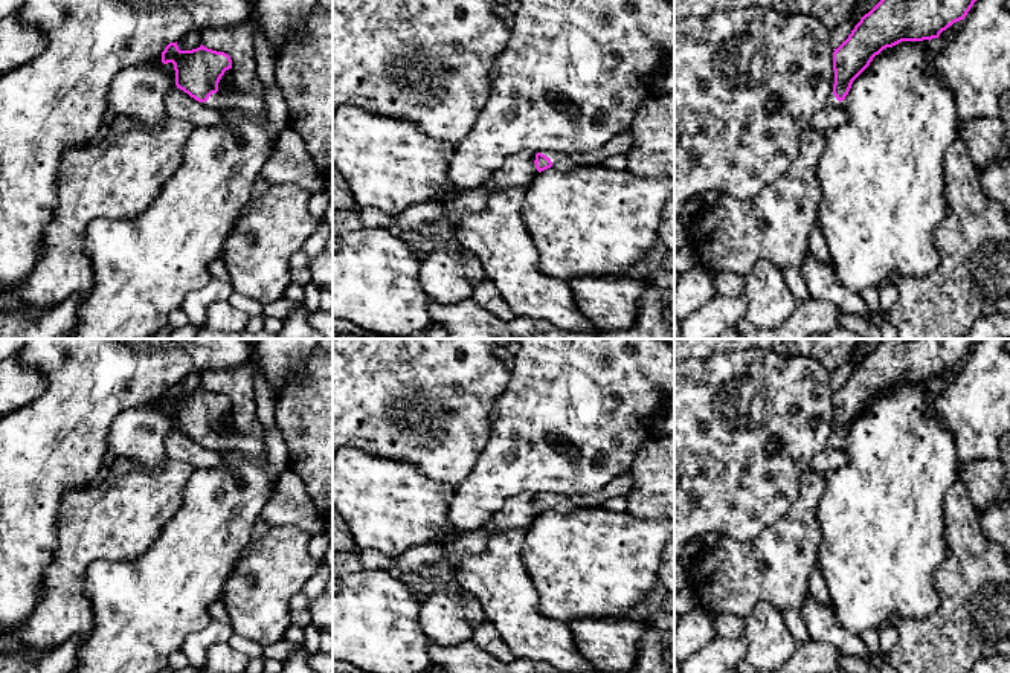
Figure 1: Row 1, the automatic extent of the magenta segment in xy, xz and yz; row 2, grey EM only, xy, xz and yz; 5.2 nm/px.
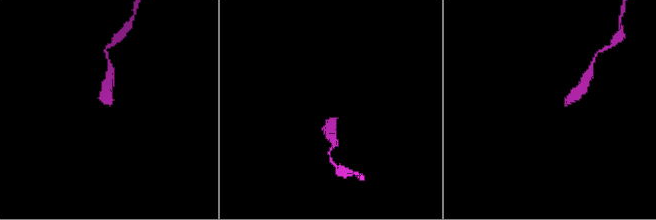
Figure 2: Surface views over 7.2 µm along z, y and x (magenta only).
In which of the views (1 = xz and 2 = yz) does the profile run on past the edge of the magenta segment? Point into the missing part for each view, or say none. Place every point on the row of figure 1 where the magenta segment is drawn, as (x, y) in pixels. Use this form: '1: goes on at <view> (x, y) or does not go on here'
1: goes on at xz (594, 157)
2: goes on at yz (832, 99)

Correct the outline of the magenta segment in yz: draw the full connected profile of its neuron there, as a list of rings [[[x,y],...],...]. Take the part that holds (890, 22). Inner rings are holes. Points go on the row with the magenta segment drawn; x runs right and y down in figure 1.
[[[880,0],[854,26],[848,38],[833,52],[835,84],[828,105],[842,107],[853,81],[883,49],[902,41],[938,38],[954,23],[964,20],[976,0]]]

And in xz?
[[[603,150],[575,156],[566,156],[557,151],[545,151],[536,154],[534,163],[537,171],[542,172],[551,166],[568,166],[568,168],[597,166],[603,165],[606,157],[607,156],[603,153]]]

